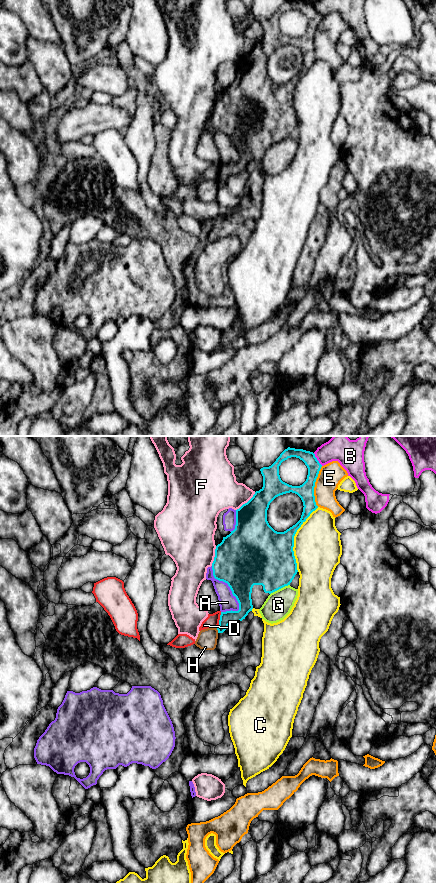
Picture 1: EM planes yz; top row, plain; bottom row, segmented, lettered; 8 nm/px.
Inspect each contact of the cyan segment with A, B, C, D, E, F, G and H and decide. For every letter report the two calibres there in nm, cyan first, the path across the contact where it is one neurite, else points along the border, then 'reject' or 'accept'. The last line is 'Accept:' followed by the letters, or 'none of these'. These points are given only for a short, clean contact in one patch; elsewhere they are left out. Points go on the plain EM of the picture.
A: 460 nm thick on the cyan side, 140 nm on the other; reject
B: 110 nm thick on the cyan side, 160 nm on the other; border along yz (313, 5), (322, 17); reject
C: 420 nm thick on the cyan side, 380 nm on the other; reject
D: 110 nm thick on the cyan side, 110 nm on the other; border along yz (221, 164), (219, 176), (216, 179); reject
E: 130 nm thick on the cyan side, 190 nm on the other; reject
F: 300 nm thick on the cyan side, 320 nm on the other; reject
G: 420 nm thick on the cyan side, 220 nm on the other; reject
H: 100 nm thick on the cyan side, 160 nm on the other; border along yz (216, 180), (218, 184); reject
Accept: none of these

